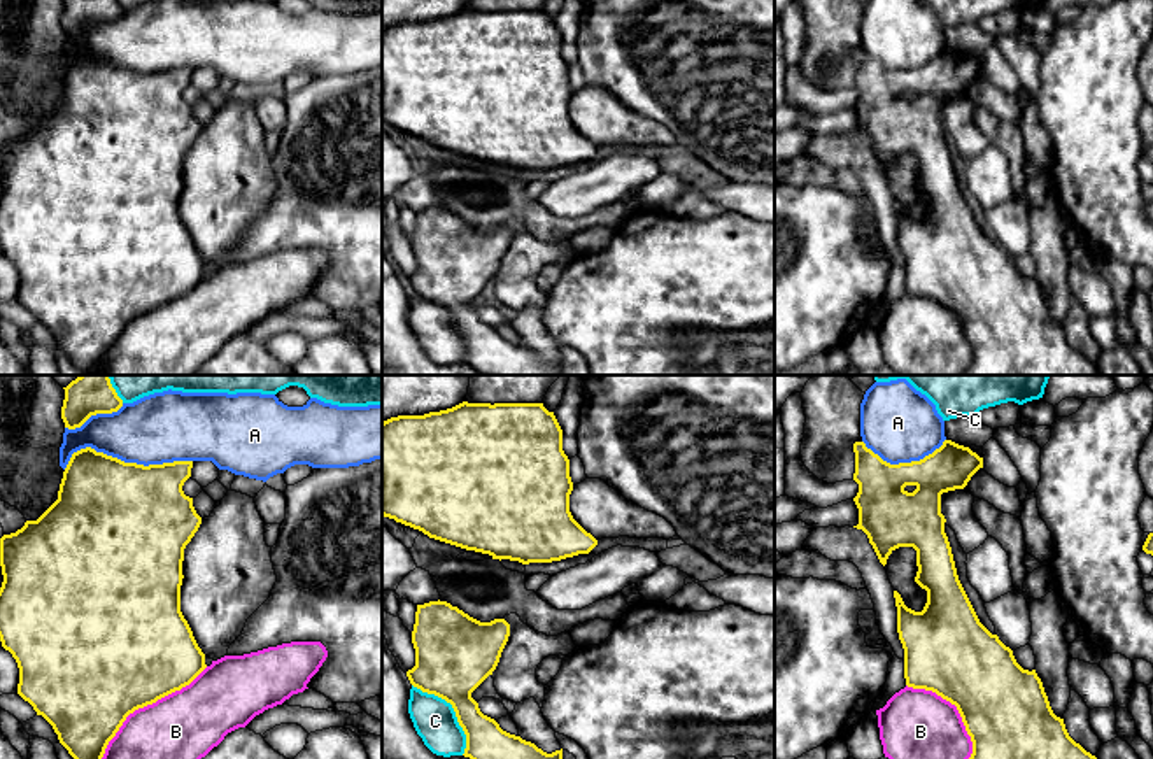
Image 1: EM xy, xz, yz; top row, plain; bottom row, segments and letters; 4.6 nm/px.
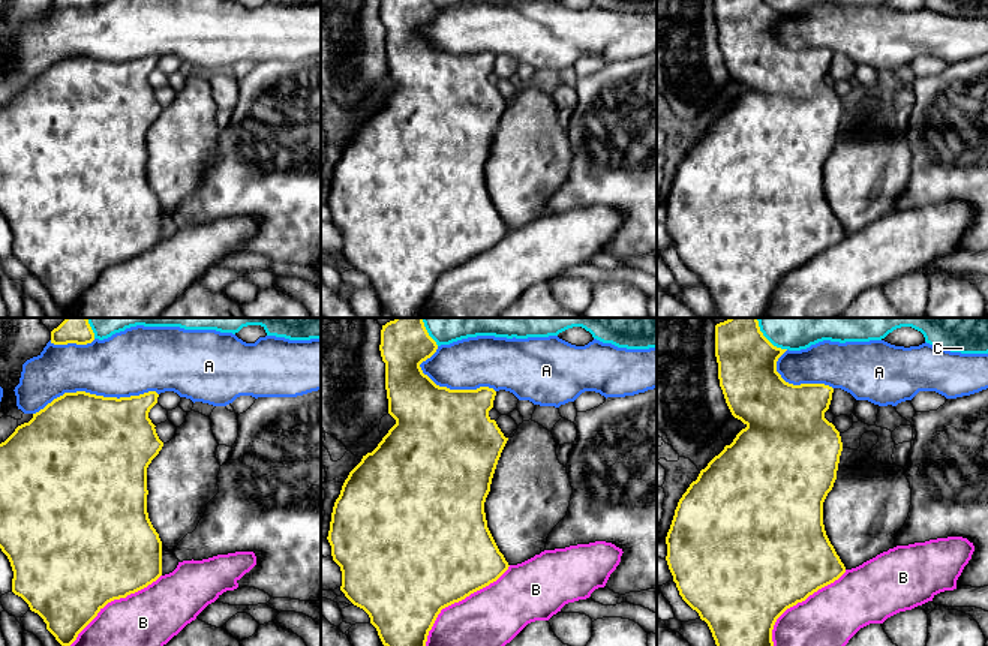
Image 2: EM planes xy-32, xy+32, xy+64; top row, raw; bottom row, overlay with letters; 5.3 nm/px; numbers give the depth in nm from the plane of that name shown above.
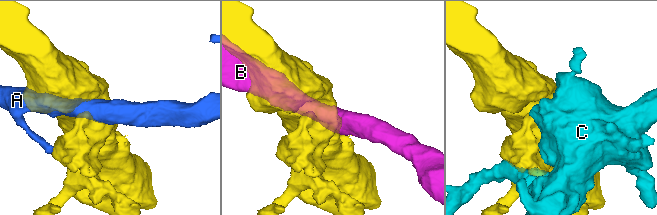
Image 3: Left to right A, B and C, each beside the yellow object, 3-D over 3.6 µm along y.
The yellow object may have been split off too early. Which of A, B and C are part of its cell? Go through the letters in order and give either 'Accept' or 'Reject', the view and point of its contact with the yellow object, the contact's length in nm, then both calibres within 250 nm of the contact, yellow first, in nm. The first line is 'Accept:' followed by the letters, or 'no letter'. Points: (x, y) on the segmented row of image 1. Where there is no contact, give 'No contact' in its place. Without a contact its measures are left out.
Accept: no letter
A: Reject. Touches yellow at xy (125, 463). Shared border 600 nm. Thickness 500 nm (yellow) against 320 nm
B: Reject. Touches yellow at xy (146, 705). Shared border 650 nm. Thickness 500 nm (yellow) against 320 nm
C: Reject. Touches yellow at xz (454, 710). Shared border 400 nm. Thickness 360 nm (yellow) against 200 nm

